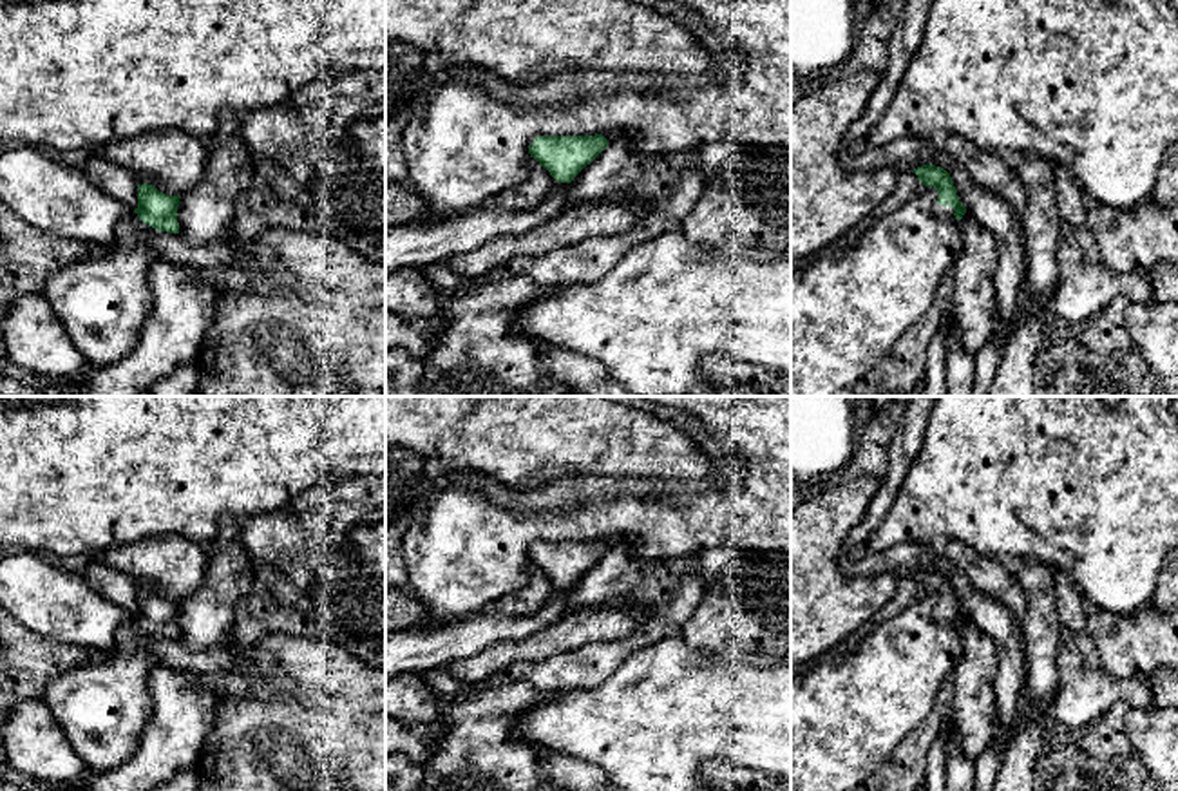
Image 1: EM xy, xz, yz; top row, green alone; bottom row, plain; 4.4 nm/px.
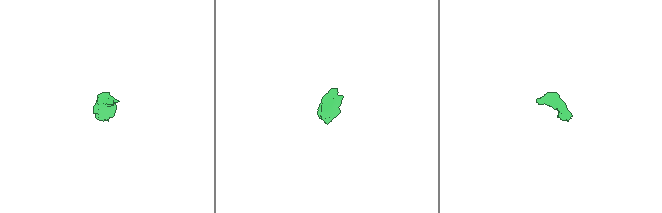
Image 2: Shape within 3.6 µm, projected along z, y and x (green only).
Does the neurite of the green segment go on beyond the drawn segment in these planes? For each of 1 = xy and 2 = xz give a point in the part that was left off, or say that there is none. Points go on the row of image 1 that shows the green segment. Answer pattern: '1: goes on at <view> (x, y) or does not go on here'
1: goes on at xy (102, 301)
2: does not go on here

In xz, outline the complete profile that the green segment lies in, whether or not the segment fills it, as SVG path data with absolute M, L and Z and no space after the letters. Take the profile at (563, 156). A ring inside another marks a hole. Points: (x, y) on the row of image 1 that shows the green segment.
M537 136L528 145L528 154L557 183L572 183L574 177L590 165L604 148L608 139L595 136Z

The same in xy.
M138 185L138 208L118 224L114 246L94 250L90 257L56 272L45 282L43 297L67 328L89 369L119 360L138 342L150 308L148 270L156 259L154 252L141 244L139 235L156 230L179 233L179 199L181 195L166 195L154 185Z

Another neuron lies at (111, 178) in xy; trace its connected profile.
M98 152L83 167L87 177L103 192L114 195L121 205L134 212L138 208L138 181L125 168L109 163Z

